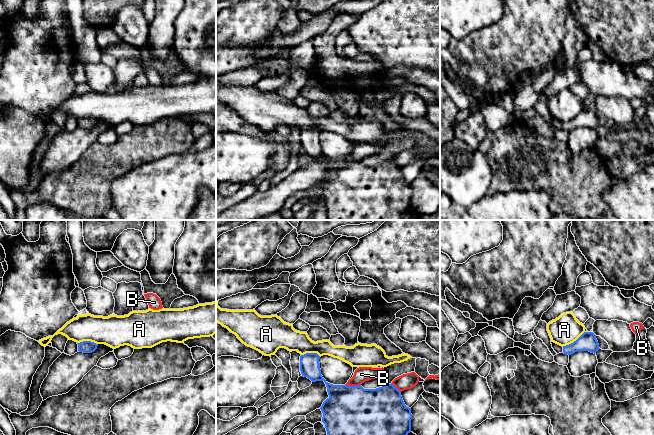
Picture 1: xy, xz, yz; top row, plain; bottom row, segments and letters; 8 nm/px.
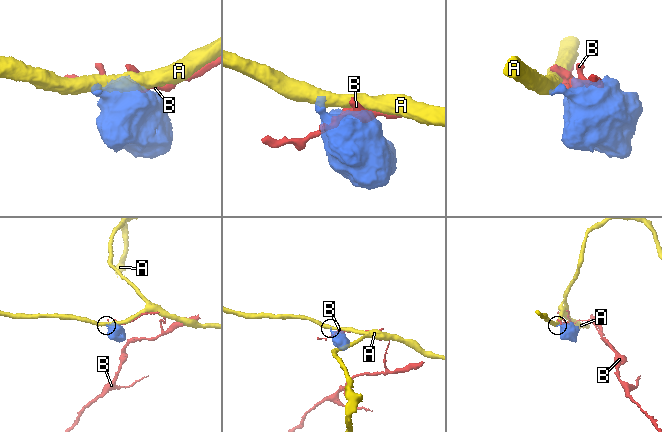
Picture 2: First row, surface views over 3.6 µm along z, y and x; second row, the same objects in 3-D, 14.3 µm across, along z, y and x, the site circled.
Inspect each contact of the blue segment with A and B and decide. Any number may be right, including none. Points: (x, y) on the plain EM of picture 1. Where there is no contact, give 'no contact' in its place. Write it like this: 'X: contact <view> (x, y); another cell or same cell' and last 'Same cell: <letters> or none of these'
A: contact yz (574, 117); another cell
B: contact xz (353, 162); another cell
Same cell: none of these

